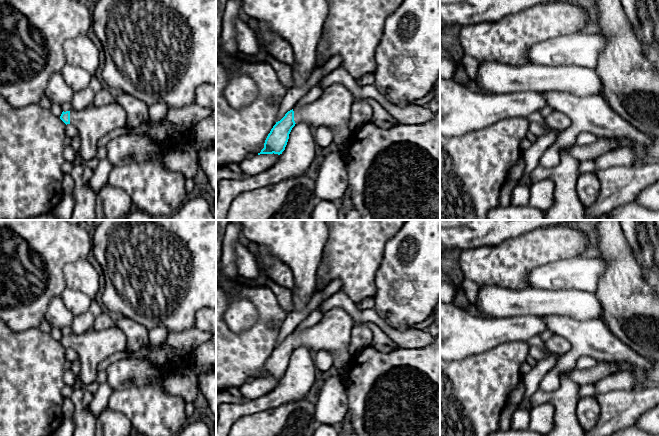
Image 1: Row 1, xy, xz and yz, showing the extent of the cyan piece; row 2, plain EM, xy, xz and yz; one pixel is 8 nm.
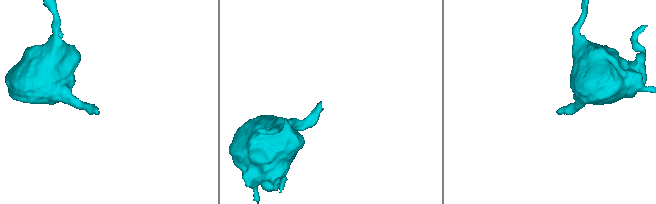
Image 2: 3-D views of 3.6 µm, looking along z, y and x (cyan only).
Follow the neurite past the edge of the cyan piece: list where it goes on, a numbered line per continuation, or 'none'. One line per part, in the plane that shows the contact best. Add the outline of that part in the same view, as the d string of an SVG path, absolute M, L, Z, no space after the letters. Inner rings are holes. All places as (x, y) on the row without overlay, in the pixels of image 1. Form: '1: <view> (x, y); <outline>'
1: xz (332, 333); M334 308L323 314L315 325L301 330L295 330L294 345L306 347L312 353L328 351L333 354L333 366L341 368L348 364L351 357L348 345L351 341L351 330L354 320L345 310Z

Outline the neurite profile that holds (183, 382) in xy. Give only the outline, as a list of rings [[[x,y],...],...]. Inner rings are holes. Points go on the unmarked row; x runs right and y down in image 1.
[[[188,366],[171,369],[162,376],[161,385],[167,394],[180,396],[189,403],[193,403],[199,393],[197,374]]]

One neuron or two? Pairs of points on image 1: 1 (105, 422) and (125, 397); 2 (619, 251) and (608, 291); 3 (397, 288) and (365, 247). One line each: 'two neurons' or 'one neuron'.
1: two neurons
2: one neuron
3: two neurons

